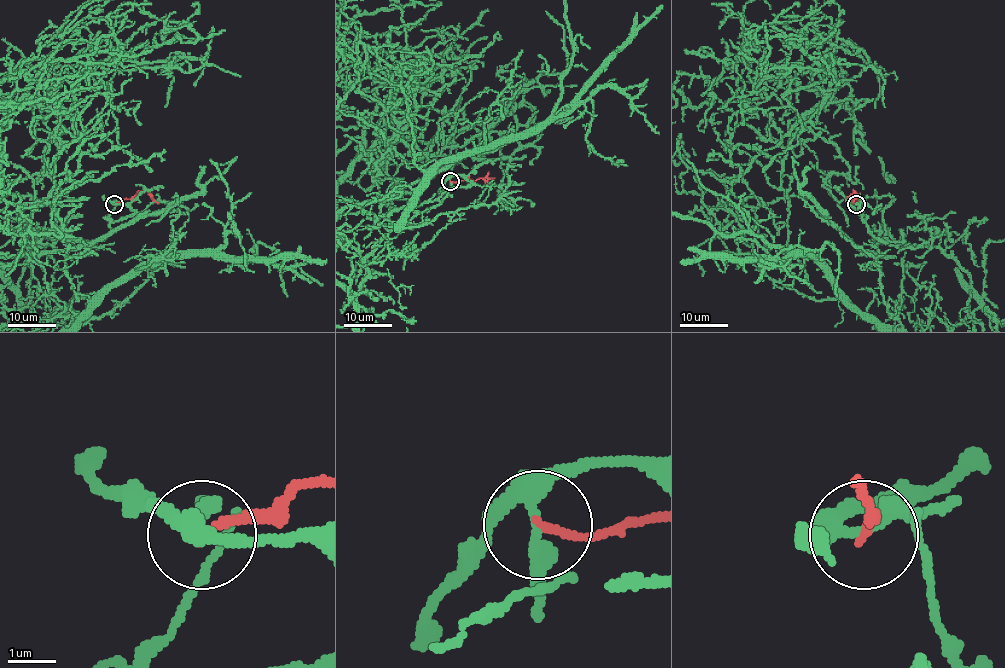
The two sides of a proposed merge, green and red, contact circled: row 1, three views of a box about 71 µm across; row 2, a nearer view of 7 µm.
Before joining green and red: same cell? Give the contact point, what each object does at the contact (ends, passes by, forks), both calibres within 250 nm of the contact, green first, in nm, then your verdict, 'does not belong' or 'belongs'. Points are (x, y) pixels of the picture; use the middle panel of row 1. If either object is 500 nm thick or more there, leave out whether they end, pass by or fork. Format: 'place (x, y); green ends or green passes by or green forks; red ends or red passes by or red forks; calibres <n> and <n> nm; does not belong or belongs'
place (450, 181); green forks; red ends; calibres 240 and 170 nm; does not belong

